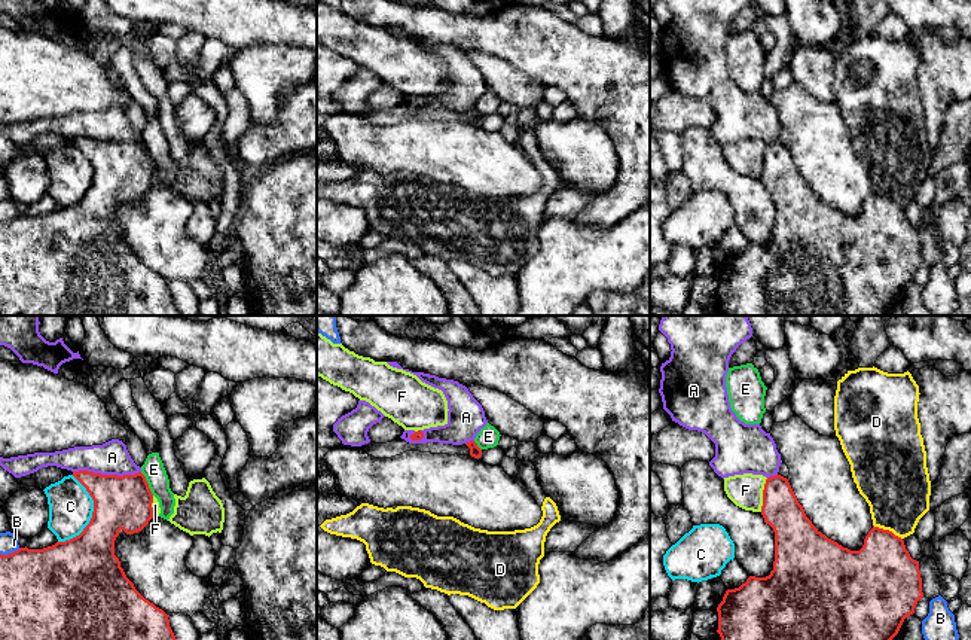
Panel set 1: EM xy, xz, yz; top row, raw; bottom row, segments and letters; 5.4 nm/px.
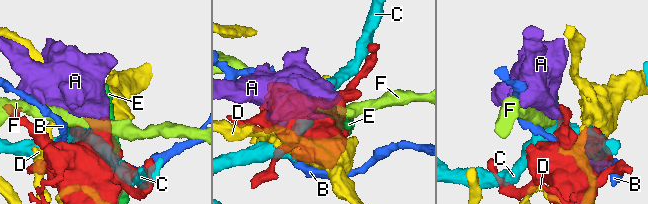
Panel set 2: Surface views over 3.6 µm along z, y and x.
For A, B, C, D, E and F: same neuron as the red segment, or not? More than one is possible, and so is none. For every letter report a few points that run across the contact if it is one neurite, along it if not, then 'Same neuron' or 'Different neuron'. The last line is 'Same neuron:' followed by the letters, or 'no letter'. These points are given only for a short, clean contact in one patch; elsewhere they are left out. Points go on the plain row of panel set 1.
A: Line: xy (73, 137), (118, 142), (140, 139). Different neuron
B: Different neuron
C: Different neuron
D: Different neuron
E: Different neuron
F: Line: yz (768, 145), (763, 154), (760, 177). Different neuron
Same neuron: no letter

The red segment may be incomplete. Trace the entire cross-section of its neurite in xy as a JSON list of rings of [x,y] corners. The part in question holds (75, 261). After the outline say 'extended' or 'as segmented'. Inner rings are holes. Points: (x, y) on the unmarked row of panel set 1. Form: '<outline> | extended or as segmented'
[[[88,137],[73,138],[73,143],[94,167],[92,185],[83,198],[43,216],[25,213],[7,222],[0,220],[0,316],[181,316],[168,281],[135,256],[114,222],[120,196],[138,199],[155,183],[146,143],[141,138],[117,143]]] | as segmented

